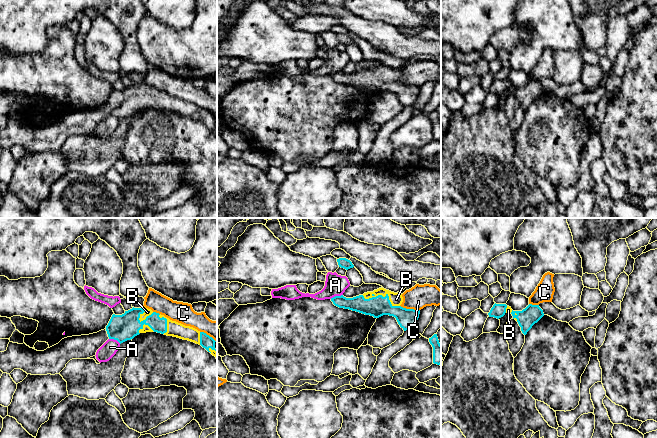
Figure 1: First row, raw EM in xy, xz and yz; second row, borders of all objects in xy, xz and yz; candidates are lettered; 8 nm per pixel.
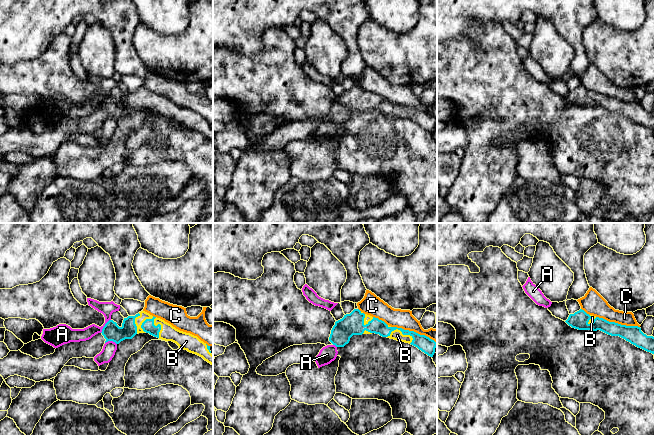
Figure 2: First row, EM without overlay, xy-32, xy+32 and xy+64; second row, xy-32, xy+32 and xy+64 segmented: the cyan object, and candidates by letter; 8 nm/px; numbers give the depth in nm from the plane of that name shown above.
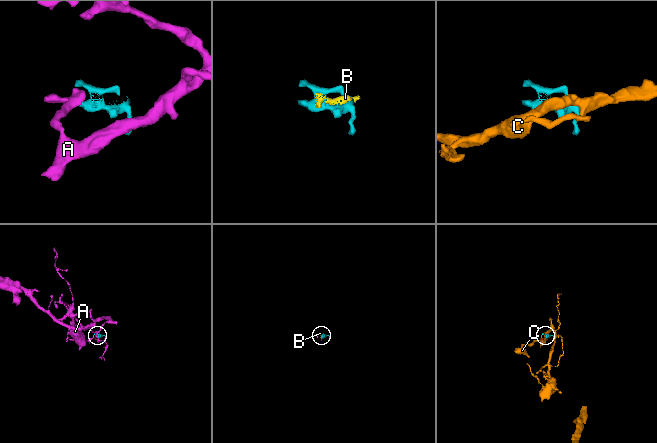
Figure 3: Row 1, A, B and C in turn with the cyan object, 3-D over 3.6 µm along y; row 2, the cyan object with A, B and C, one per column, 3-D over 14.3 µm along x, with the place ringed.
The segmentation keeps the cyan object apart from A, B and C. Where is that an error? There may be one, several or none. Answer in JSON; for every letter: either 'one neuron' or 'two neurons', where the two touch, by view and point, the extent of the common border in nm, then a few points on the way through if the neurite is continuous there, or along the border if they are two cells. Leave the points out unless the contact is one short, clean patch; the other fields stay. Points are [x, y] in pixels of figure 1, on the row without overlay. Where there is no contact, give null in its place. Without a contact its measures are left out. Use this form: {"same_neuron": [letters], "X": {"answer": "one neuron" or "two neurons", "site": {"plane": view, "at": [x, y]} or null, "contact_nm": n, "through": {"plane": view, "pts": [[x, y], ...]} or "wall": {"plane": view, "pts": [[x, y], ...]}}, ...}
{"same_neuron": ["B"], "A": {"answer": "two neurons", "site": {"plane": "xz", "at": [336, 72]}, "contact_nm": 110, "wall": {"plane": "xz", "pts": [[342, 70], [330, 74]]}}, "B": {"answer": "one neuron", "site": {"plane": "xz", "at": [382, 72]}, "contact_nm": 320}, "C": {"answer": "two neurons", "site": {"plane": "xz", "at": [410, 85]}, "contact_nm": 170}}

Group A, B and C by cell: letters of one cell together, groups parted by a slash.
A / B / C

